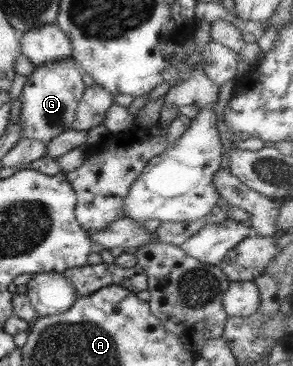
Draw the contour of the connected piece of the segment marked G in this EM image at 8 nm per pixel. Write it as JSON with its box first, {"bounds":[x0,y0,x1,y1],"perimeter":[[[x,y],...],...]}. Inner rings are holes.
{"bounds":[19,59,86,145],"perimeter":[[[72,59],[46,63],[34,67],[21,88],[19,95],[20,137],[39,140],[44,145],[52,138],[70,129],[75,112],[86,86],[81,81],[82,73]]]}

